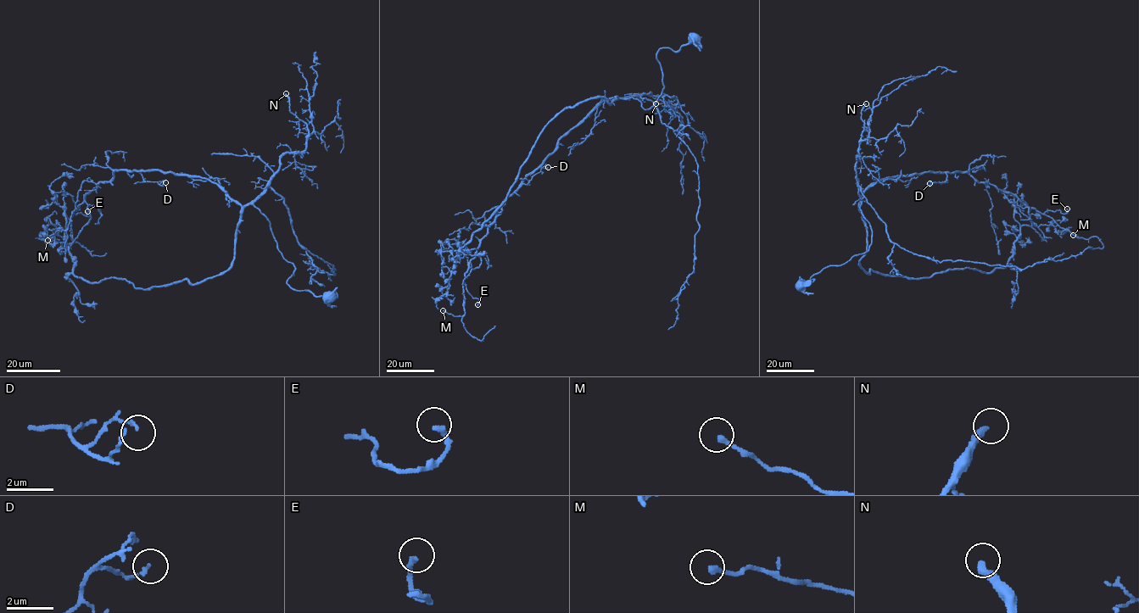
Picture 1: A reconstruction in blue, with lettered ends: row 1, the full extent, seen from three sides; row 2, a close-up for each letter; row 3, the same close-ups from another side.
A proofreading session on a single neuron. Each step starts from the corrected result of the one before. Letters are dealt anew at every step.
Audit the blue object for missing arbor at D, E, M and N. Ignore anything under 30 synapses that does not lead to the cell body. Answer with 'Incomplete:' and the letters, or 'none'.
Incomplete: N

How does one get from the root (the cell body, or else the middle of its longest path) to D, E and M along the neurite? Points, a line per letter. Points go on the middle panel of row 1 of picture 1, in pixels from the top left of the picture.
D: (695, 40), (657, 52), (664, 88), (653, 106), (603, 100), (523, 182), (548, 167)
E: (695, 40), (657, 52), (664, 88), (653, 106), (603, 100), (506, 198), (463, 281), (477, 304)
M: (695, 40), (657, 52), (653, 106), (609, 97), (559, 140), (481, 240), (465, 314), (443, 310)

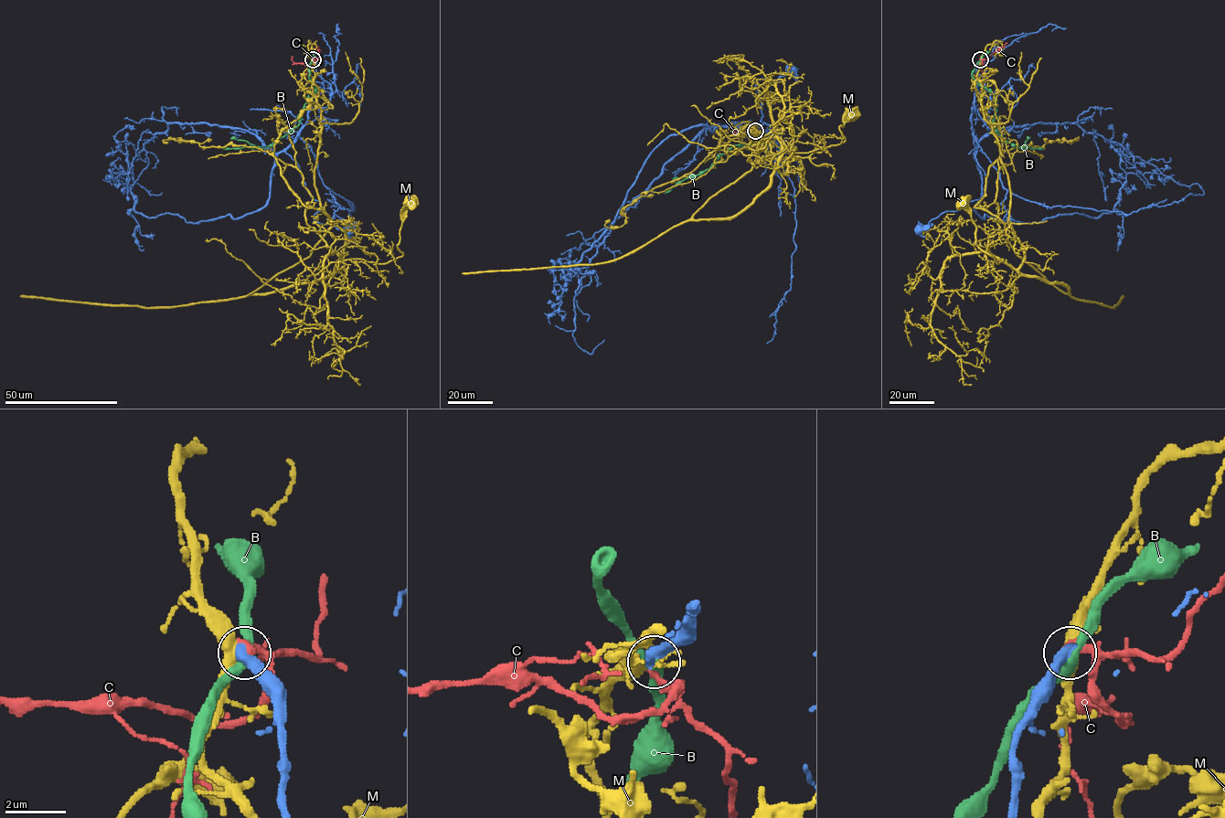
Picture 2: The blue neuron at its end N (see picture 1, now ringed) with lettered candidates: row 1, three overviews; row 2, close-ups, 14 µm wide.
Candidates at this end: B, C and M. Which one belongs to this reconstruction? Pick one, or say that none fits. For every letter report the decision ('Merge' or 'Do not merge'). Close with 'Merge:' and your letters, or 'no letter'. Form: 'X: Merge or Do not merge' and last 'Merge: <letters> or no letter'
B: Do not merge
C: Merge
M: Do not merge
Merge: C

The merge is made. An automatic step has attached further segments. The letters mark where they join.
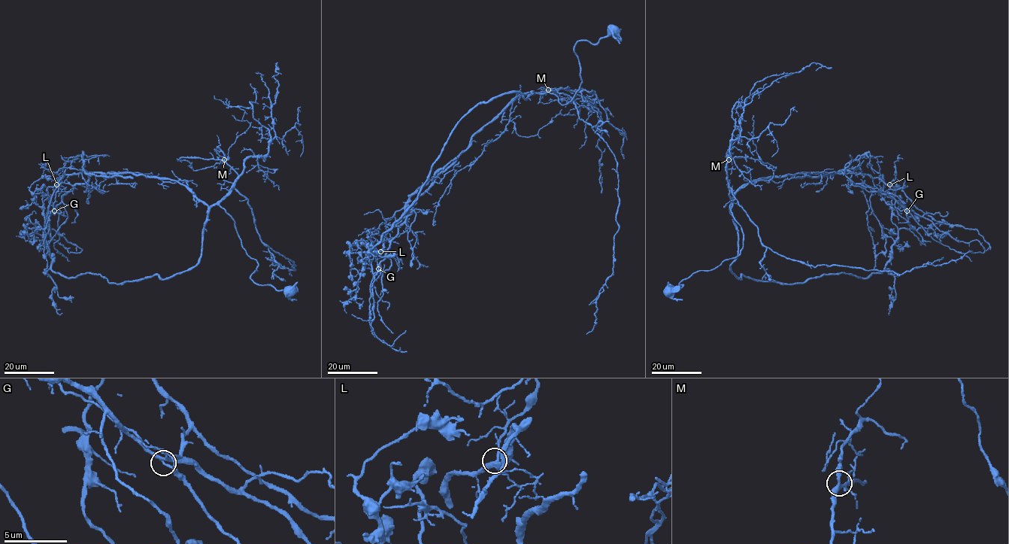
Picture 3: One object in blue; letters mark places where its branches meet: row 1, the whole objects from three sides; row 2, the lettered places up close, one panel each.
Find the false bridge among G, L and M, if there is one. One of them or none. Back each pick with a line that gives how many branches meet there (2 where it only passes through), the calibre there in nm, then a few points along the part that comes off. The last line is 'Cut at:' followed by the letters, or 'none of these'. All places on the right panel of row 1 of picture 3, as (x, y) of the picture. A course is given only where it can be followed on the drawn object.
G: 5 branches meet; 240 nm thick; foreign part runs (907, 211), (912, 201), (898, 186), (845, 169), (869, 153), (877, 159), (879, 173), (868, 168)
Cut at: G

